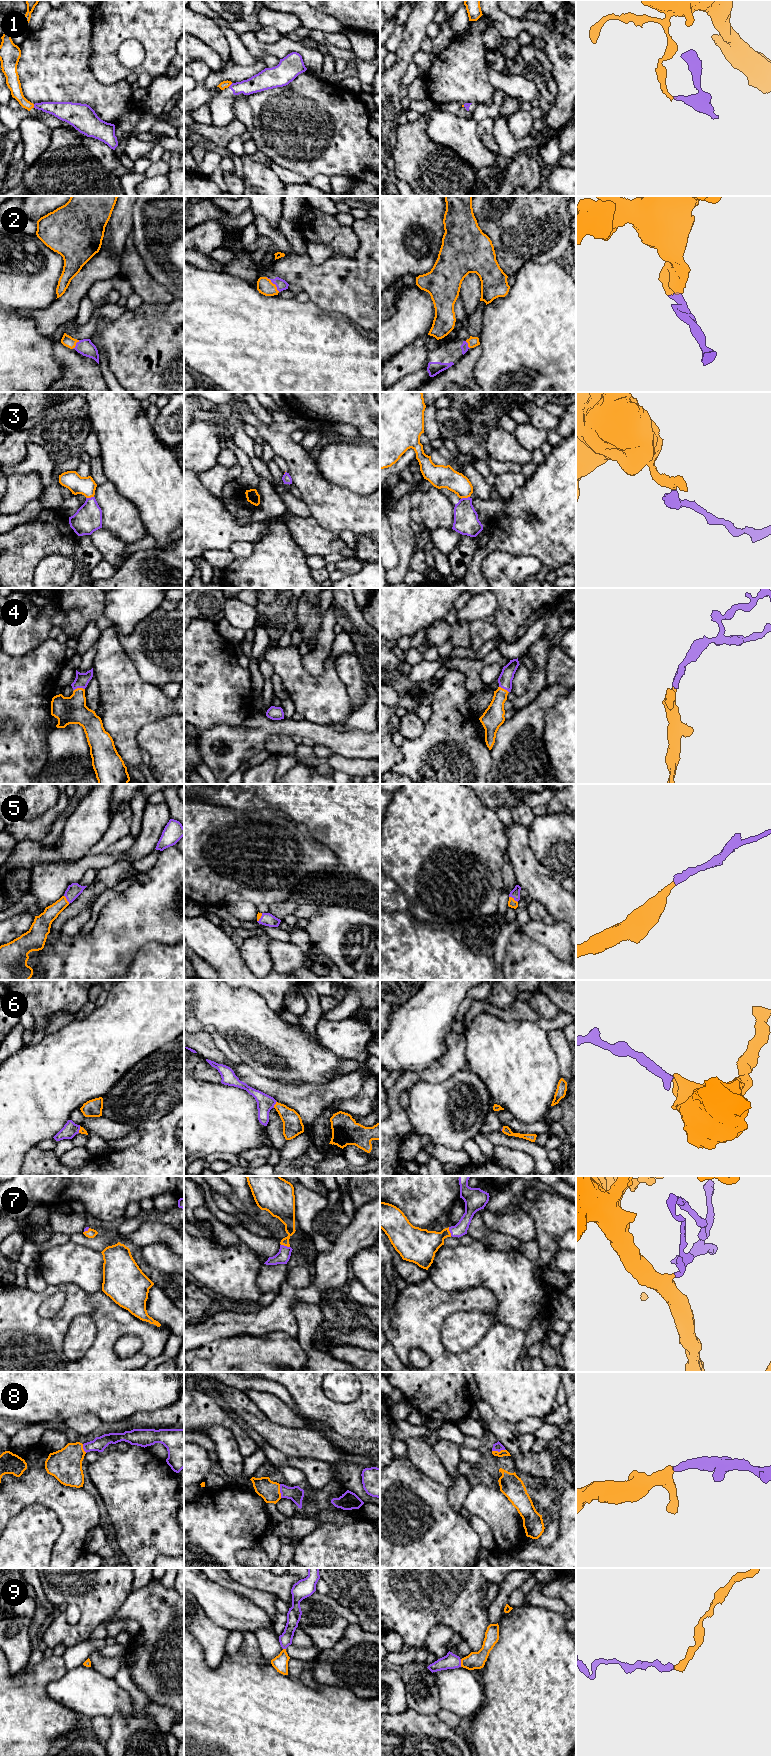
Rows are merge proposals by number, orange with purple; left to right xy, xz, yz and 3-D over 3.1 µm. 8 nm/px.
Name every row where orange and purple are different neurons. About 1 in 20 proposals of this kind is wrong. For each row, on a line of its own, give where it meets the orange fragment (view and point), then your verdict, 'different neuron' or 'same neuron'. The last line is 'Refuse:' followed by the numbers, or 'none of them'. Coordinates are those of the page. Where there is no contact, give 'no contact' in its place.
1: meets orange in xy at (33, 106); same neuron
2: meets orange in xz at (274, 284); same neuron
3: meets orange in yz at (465, 497); same neuron
4: meets orange in xy at (79, 688); same neuron
5: meets orange in yz at (513, 898); same neuron
6: meets orange in xz at (275, 1104); same neuron
7: meets orange in xz at (285, 1245); same neuron
8: meets orange in xz at (279, 1491); same neuron
9: meets orange in yz at (461, 1663); same neuron
Refuse: none of them

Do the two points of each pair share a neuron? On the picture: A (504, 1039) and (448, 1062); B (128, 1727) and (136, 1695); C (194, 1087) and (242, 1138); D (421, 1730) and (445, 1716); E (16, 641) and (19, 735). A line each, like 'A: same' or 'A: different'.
A: different
B: same
C: same
D: different
E: different

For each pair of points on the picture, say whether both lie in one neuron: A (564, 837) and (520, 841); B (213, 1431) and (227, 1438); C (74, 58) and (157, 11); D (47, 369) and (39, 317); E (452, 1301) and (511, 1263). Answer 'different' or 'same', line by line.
A: different
B: same
C: different
D: different
E: different

